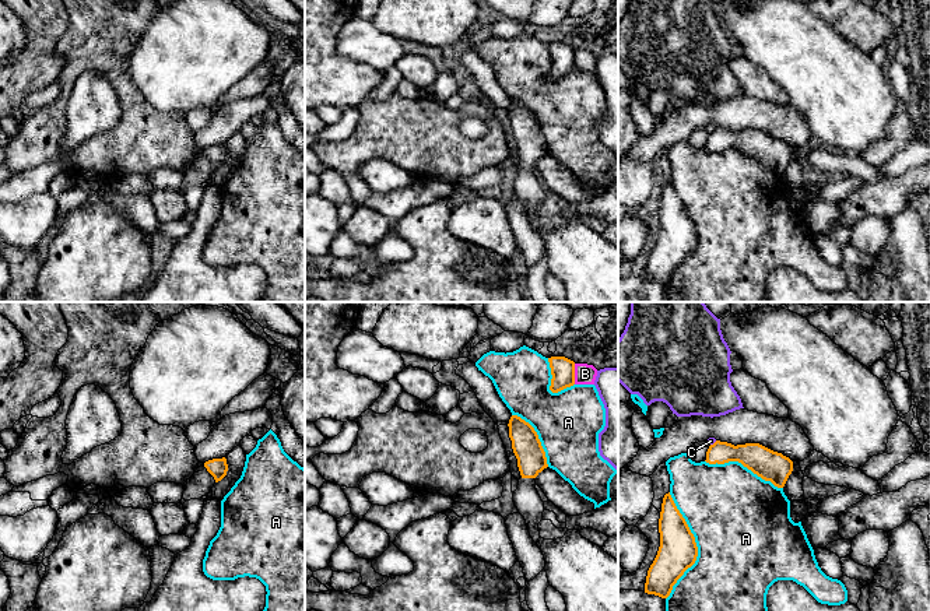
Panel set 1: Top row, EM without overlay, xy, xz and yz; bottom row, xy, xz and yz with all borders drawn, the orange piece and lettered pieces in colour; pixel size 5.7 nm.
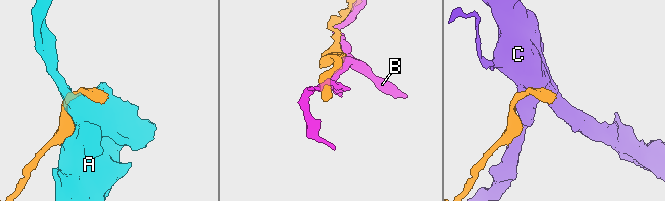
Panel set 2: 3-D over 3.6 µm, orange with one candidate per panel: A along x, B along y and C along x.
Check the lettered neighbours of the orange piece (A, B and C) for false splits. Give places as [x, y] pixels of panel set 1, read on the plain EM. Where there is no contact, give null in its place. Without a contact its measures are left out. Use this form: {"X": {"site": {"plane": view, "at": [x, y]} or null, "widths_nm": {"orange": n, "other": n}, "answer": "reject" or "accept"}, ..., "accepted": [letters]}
{"A": {"site": {"plane": "yz", "at": [695, 232]}, "widths_nm": {"orange": 220, "other": 480}, "answer": "reject"}, "B": {"site": {"plane": "xz", "at": [574, 60]}, "widths_nm": {"orange": 140, "other": 120}, "answer": "reject"}, "C": {"site": {"plane": "yz", "at": [715, 129]}, "widths_nm": {"orange": 160, "other": 50}, "answer": "reject"}, "accepted": []}

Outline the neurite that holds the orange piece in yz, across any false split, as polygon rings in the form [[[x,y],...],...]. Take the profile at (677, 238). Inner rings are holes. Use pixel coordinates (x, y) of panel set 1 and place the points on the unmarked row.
[[[670,179],[663,185],[659,220],[660,233],[648,257],[645,280],[667,285],[673,273],[698,243],[695,224]]]

